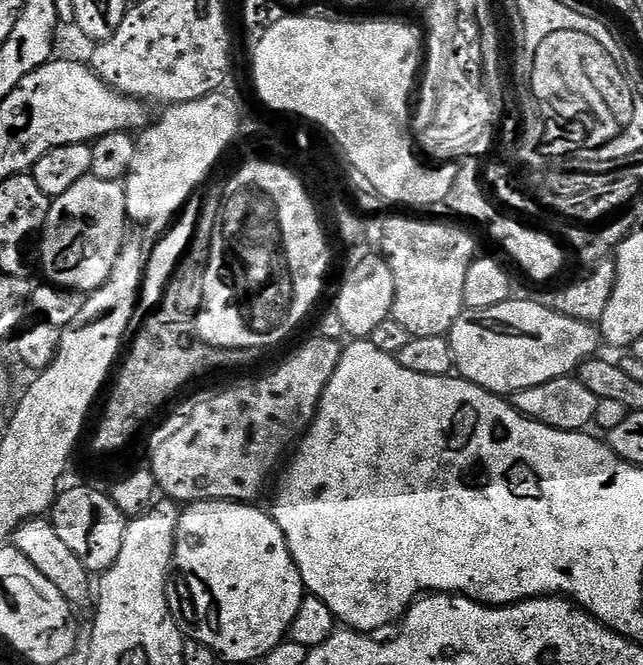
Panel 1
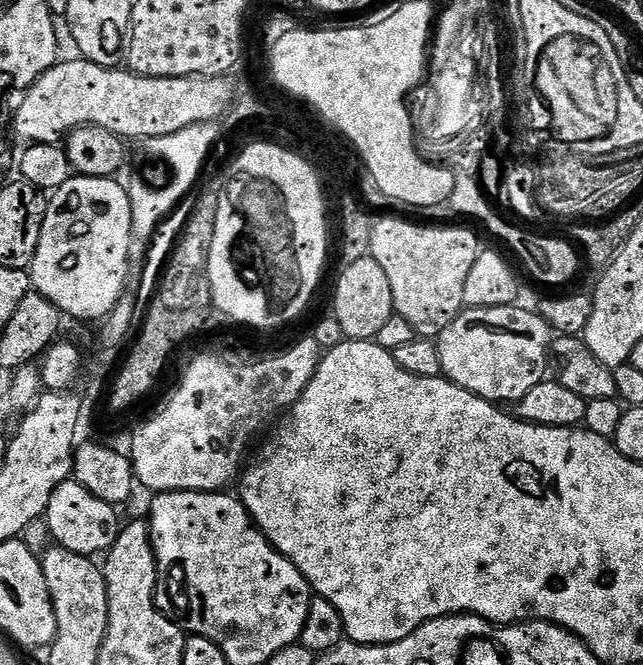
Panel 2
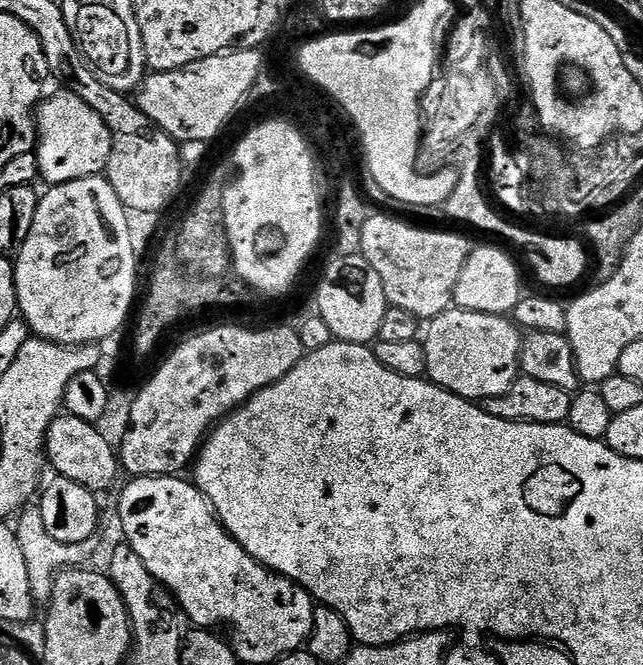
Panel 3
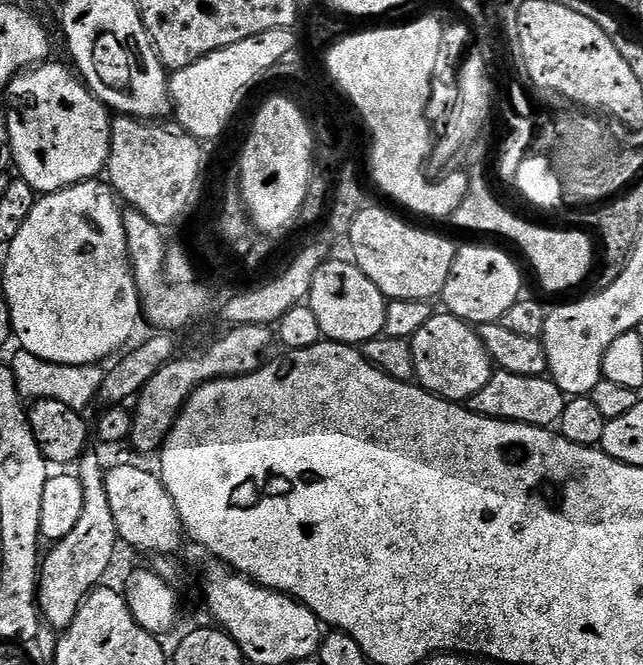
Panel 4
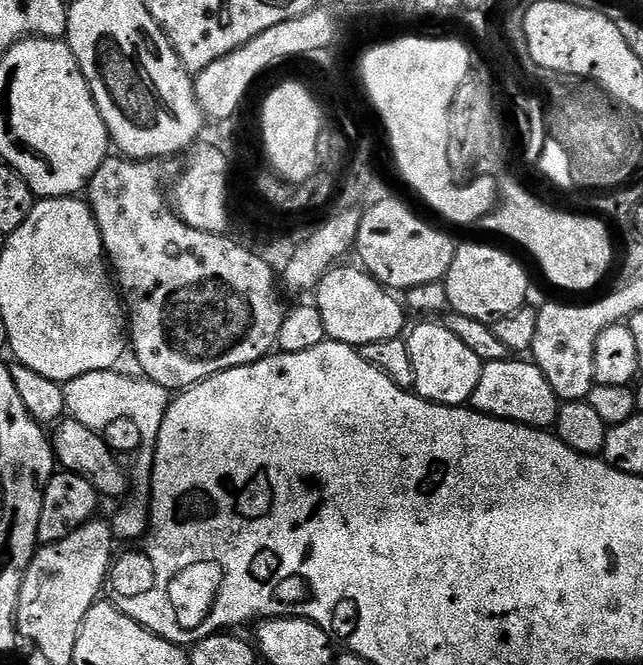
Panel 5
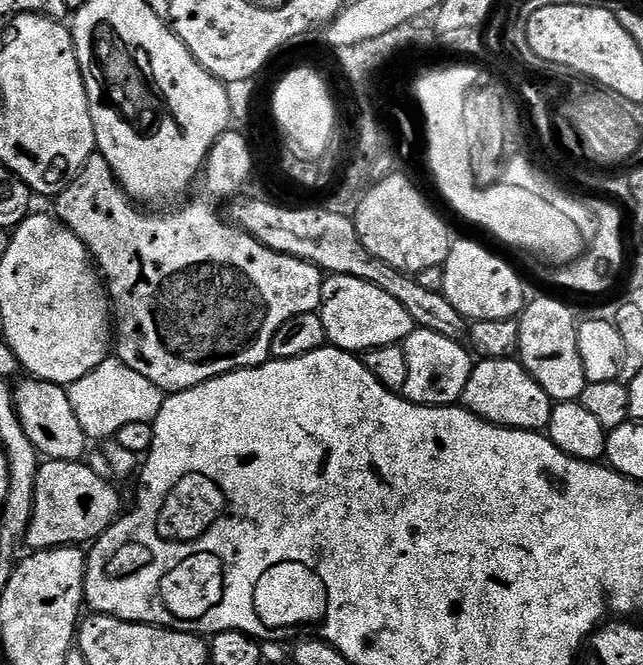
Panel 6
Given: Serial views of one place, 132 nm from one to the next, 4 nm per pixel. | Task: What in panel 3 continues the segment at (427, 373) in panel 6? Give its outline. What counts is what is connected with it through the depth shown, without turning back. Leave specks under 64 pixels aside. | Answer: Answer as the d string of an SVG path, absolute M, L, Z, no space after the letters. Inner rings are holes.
M455 306L447 308L430 321L422 336L427 379L464 400L483 402L498 398L521 375L521 339L521 329L508 316L478 314Z

